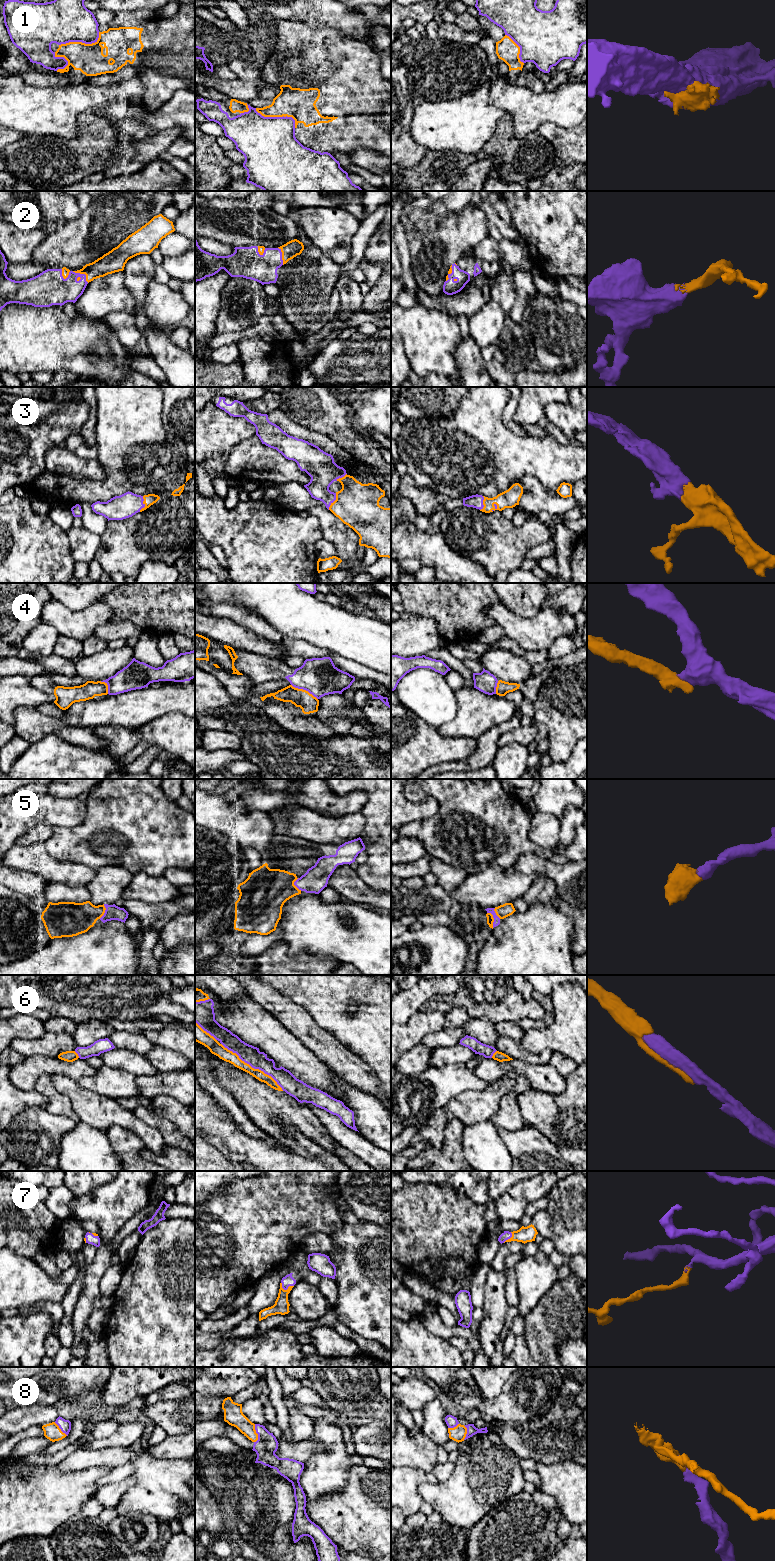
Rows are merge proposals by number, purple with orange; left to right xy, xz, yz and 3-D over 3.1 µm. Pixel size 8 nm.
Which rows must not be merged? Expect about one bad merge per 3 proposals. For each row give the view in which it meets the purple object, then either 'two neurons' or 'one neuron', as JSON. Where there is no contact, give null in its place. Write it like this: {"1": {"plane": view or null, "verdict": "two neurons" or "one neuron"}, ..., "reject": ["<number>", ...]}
{"1": {"plane": "xz", "verdict": "two neurons"}, "2": {"plane": "xy", "verdict": "one neuron"}, "3": {"plane": "xy", "verdict": "one neuron"}, "4": {"plane": "xz", "verdict": "two neurons"}, "5": {"plane": "yz", "verdict": "one neuron"}, "6": {"plane": "xz", "verdict": "one neuron"}, "7": {"plane": "xz", "verdict": "one neuron"}, "8": {"plane": "xz", "verdict": "one neuron"}, "reject": ["1", "4"]}

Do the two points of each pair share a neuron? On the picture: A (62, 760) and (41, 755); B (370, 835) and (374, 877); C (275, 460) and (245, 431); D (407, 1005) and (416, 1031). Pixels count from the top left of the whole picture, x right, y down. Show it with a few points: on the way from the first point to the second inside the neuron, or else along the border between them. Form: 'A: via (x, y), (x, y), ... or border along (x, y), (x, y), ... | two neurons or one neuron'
A: via (57, 759), (46, 758) | one neuron
B: via (374, 845), (374, 867) | one neuron
C: border along (255, 434), (241, 440), (231, 450) | two neurons
D: border along (418, 1011), (401, 1025) | two neurons

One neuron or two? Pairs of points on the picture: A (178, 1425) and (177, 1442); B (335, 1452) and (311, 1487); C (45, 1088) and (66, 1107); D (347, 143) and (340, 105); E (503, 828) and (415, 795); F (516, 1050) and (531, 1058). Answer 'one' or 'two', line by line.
A: two
B: one
C: one
D: one
E: one
F: one

